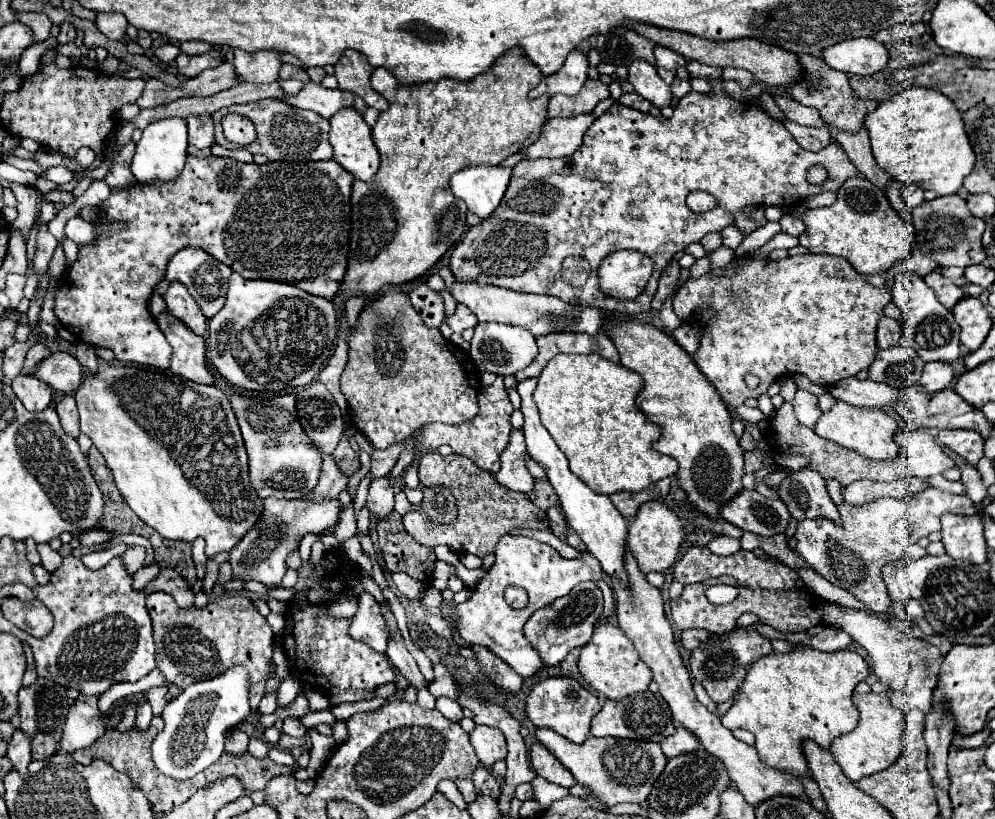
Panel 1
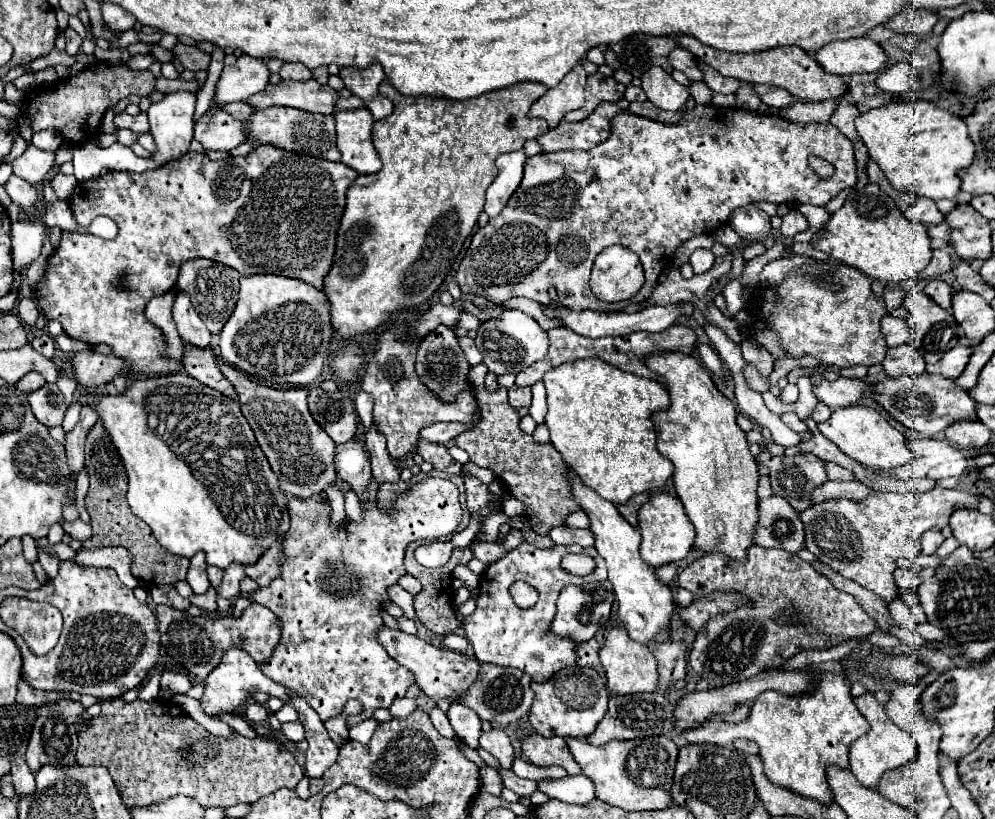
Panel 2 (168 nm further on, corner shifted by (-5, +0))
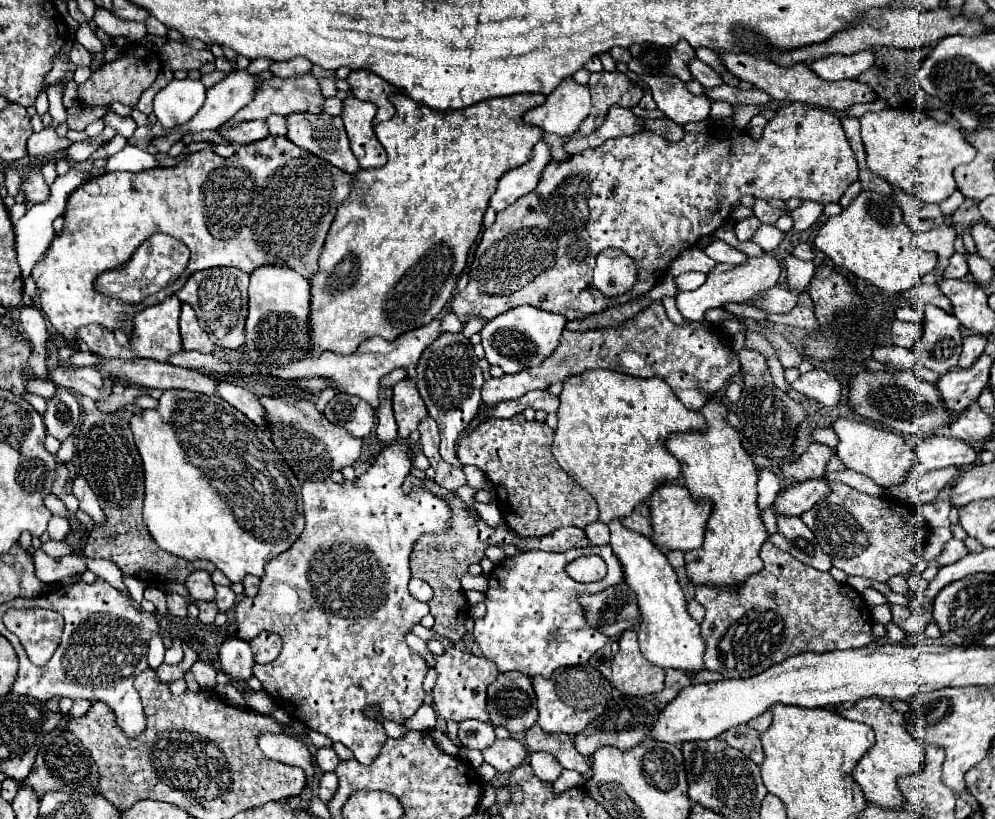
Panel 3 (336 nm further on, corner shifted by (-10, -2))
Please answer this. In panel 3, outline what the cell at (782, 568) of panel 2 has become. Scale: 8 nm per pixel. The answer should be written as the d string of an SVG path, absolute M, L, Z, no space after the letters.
M771 541L763 543L761 559L761 573L747 577L747 581L743 581L735 589L717 589L717 585L695 587L695 601L701 603L707 611L701 623L701 637L705 641L705 669L717 671L725 679L753 677L797 653L829 653L837 649L855 649L873 641L871 609L863 601L863 597L847 583L839 583L829 573L821 573L809 565L803 565L789 553L777 549Z

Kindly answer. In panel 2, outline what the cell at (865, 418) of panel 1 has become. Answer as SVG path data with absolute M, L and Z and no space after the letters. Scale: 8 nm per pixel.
M840 407L836 409L828 421L818 425L820 433L830 439L844 455L856 459L860 465L880 471L880 469L894 469L912 459L912 451L908 449L904 435L892 427L878 411L870 407Z

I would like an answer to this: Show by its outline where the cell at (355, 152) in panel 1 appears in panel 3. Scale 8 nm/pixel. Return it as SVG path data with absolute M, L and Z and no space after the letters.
M349 95L343 101L343 123L361 169L379 169L387 163L387 155L373 131L373 117L377 107L373 103L361 103L357 97Z

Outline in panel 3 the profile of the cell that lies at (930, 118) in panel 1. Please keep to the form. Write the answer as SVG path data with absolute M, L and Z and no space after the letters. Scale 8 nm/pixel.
M885 109L865 113L861 117L861 139L867 151L869 169L905 193L917 195L925 203L941 203L953 195L957 189L953 169L975 157L975 147L965 139L959 127L953 123L937 123L933 117L917 111Z

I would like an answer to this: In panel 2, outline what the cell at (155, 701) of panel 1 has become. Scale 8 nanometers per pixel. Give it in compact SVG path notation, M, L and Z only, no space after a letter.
M164 671L162 673L162 687L168 687L176 693L186 693L194 685L192 677L186 675L184 671Z

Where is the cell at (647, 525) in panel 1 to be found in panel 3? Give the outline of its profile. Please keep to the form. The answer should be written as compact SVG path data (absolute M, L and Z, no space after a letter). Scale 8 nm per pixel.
M663 485L659 487L651 499L651 527L653 527L653 545L661 551L691 551L703 545L703 531L711 511L707 501L697 503L693 501L691 493L679 485Z

